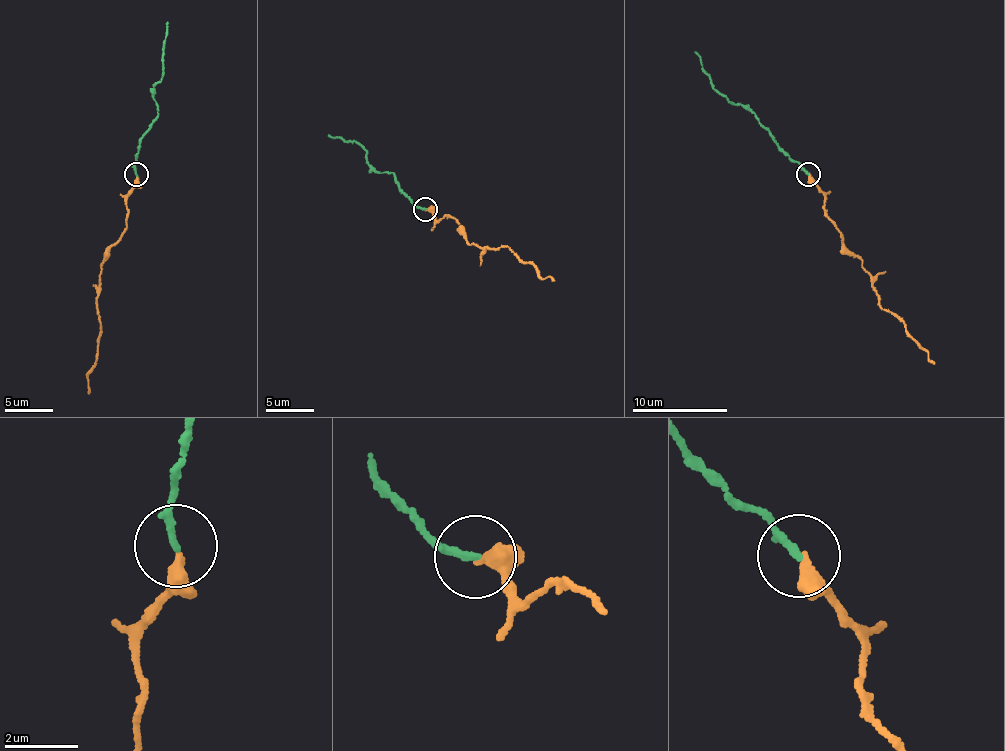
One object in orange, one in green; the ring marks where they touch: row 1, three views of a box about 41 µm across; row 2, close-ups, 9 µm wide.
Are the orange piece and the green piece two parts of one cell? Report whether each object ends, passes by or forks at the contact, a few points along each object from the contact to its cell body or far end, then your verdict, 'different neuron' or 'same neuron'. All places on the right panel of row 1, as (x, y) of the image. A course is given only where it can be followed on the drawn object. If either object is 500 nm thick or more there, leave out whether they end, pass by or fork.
orange ends there; green ends there; orange runs (809, 174), (824, 194), (824, 212), (841, 233), (843, 243), (869, 273), (880, 307), (895, 315), (933, 364); green runs (807, 173), (780, 152), (758, 117), (730, 103), (712, 86), (696, 51); same neuron

